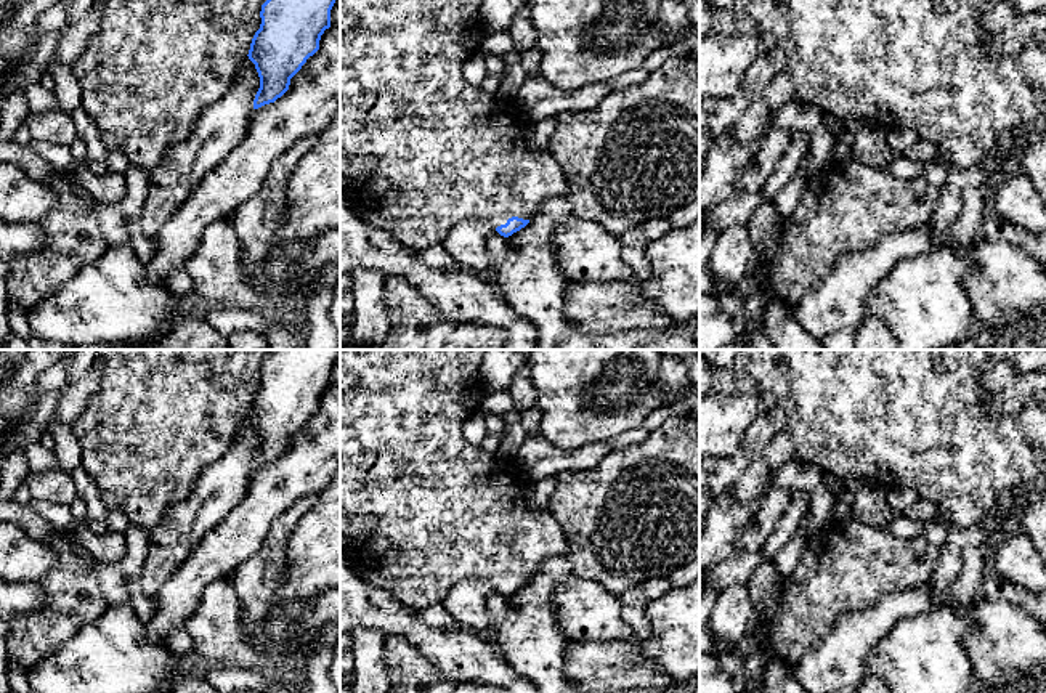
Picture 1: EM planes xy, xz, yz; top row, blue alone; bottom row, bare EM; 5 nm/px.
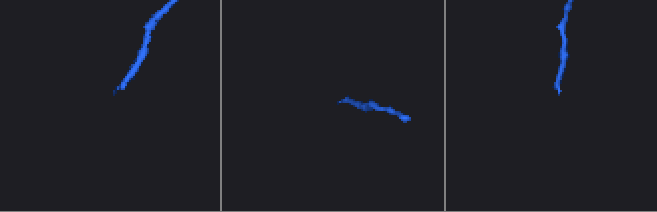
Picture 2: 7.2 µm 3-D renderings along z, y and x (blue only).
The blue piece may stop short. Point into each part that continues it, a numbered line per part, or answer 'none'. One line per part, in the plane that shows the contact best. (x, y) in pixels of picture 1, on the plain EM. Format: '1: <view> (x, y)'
1: xz (424, 509)

